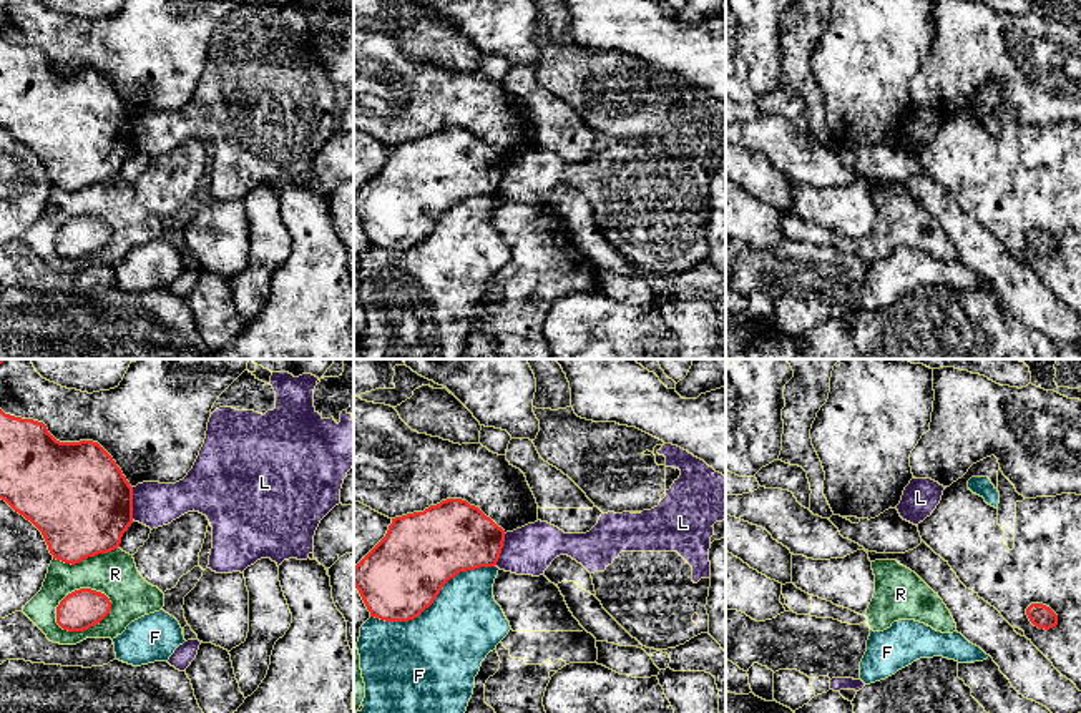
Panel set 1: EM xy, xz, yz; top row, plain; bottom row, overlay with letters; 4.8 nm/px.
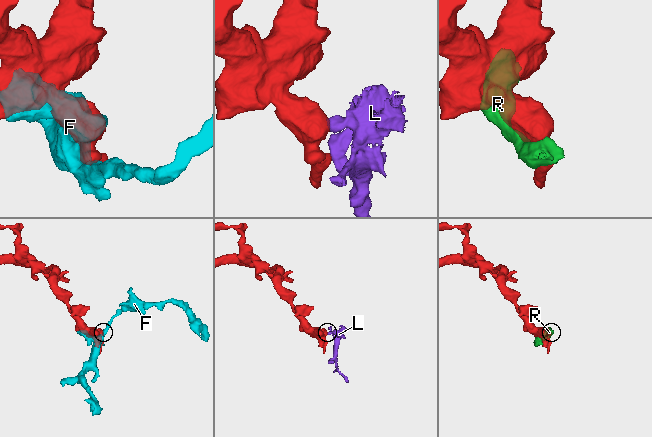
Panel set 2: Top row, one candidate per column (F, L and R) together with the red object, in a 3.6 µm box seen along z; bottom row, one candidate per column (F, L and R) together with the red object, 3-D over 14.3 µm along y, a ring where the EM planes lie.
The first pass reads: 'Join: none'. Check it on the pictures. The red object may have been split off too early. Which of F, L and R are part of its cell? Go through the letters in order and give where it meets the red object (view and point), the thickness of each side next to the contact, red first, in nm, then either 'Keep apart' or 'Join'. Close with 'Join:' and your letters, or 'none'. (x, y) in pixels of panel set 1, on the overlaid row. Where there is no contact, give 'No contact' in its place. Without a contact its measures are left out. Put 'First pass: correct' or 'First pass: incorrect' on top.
First pass: correct
F: Touches red at xz (435, 597). Thickness 380 nm (red) against 400 nm. Keep apart
L: Touches red at xy (132, 504). Thickness 480 nm (red) against 220 nm. Keep apart
R: Touches red at xy (87, 629). Thickness 190 nm (red) against 190 nm. Keep apart
Join: none

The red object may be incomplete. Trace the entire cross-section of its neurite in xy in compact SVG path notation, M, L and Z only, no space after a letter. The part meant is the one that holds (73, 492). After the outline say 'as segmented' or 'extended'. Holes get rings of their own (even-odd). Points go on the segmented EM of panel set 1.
M2 409L0 499L42 532L53 558L71 565L118 548L133 524L133 487L98 442L60 442L43 422Z; as segmented

